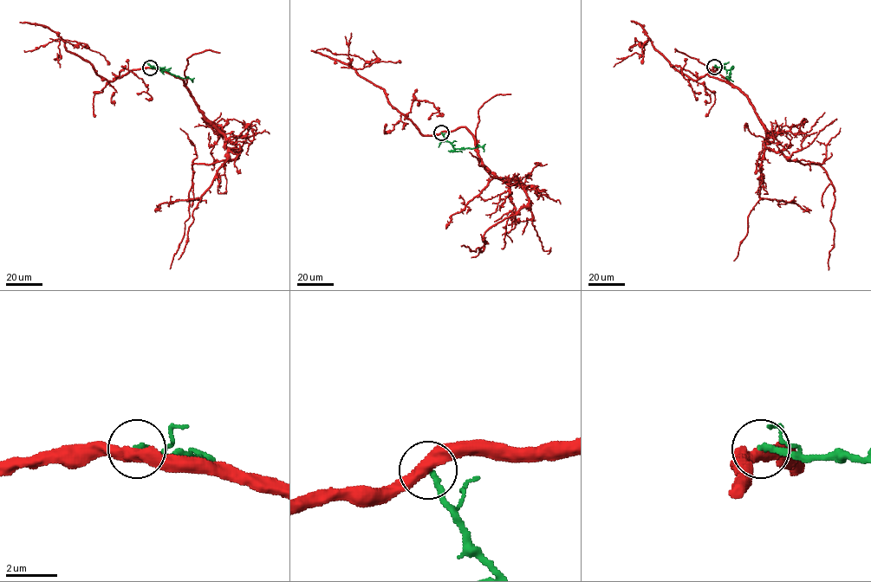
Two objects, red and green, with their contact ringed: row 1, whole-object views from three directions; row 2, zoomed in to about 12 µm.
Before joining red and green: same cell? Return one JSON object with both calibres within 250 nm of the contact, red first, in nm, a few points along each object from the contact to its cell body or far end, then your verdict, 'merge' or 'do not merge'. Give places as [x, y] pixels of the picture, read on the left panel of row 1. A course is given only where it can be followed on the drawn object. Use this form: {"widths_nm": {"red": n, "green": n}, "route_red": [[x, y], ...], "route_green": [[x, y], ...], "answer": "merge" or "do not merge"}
{"widths_nm": {"red": 440, "green": 240}, "route_red": [[150, 67], [181, 79], [226, 145], [237, 152], [230, 160], [192, 164], [189, 217], [170, 268]], "route_green": [[150, 67], [191, 78], [192, 82]], "answer": "do not merge"}

